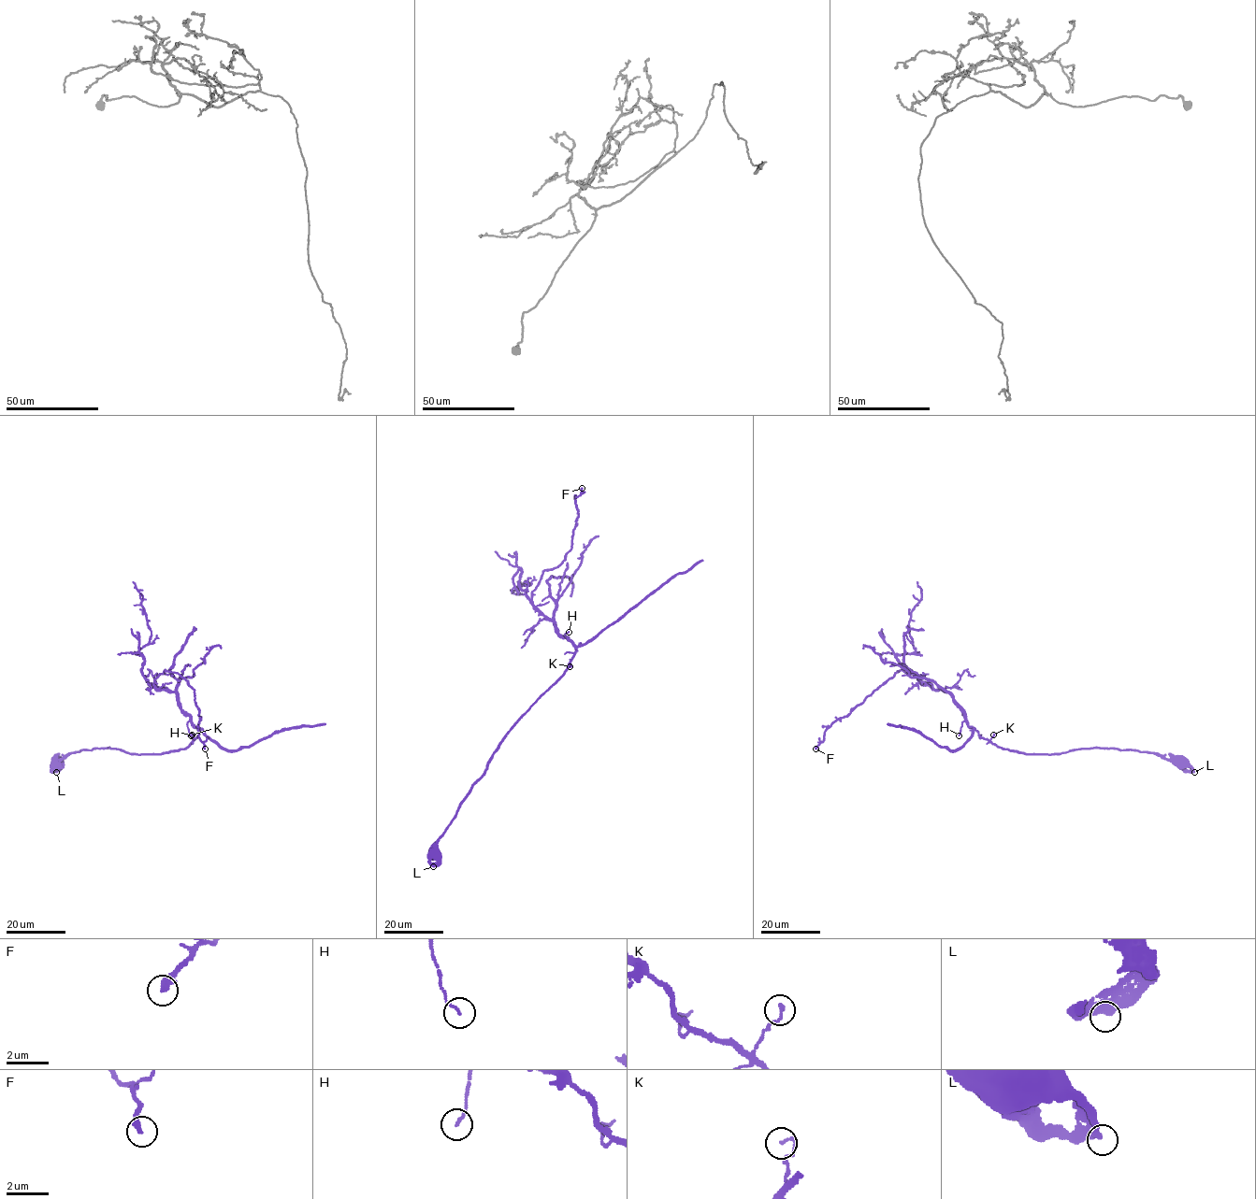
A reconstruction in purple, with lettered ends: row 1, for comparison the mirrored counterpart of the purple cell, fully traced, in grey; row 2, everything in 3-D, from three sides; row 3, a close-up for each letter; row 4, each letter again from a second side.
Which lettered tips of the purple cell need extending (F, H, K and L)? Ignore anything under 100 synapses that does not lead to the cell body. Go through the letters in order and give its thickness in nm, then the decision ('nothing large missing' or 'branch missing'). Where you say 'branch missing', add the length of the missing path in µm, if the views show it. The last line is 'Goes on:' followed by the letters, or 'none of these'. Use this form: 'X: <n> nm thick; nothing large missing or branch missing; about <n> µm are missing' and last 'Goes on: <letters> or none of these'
F: 320 nm thick; nothing large missing
H: 120 nm thick; nothing large missing
K: 120 nm thick; nothing large missing
L: 480 nm thick; nothing large missing
Goes on: none of these

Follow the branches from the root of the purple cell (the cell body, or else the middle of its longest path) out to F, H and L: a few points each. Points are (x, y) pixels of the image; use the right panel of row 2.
F: (1180, 762), (1117, 749), (1050, 754), (1003, 749), (968, 725), (949, 692), (902, 670), (837, 718), (815, 749)
H: (1180, 762), (1152, 753), (1117, 749), (1089, 748), (1060, 753), (1026, 754), (991, 743), (964, 721), (959, 735)
L: (1180, 762), (1194, 772)

